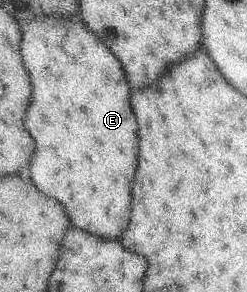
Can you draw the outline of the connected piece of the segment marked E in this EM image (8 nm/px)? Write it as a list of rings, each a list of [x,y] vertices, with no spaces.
[[[38,17],[24,31],[24,59],[34,79],[34,107],[26,127],[38,139],[32,175],[38,187],[66,203],[76,227],[106,239],[120,239],[132,219],[132,181],[138,169],[140,123],[132,109],[132,83],[114,51],[80,17]]]

